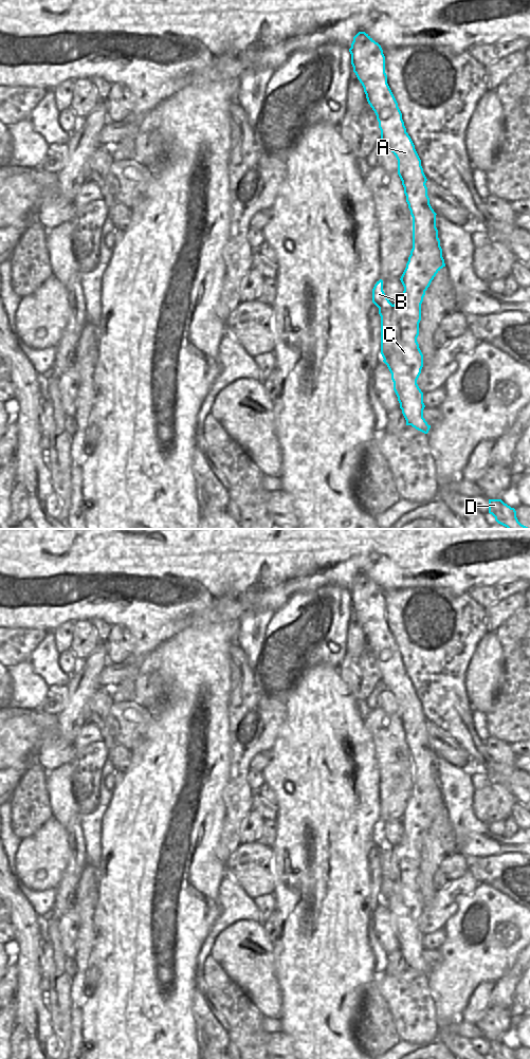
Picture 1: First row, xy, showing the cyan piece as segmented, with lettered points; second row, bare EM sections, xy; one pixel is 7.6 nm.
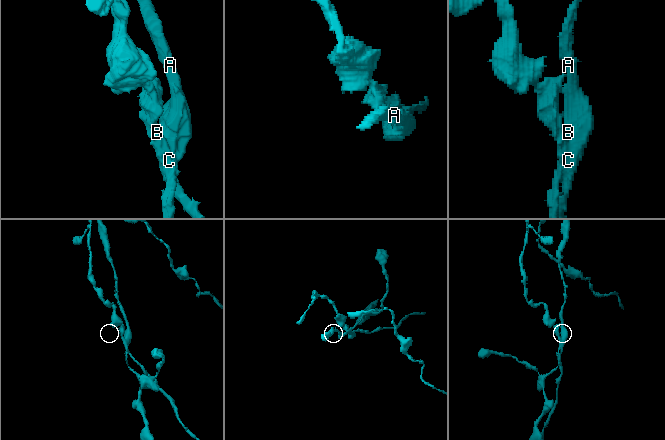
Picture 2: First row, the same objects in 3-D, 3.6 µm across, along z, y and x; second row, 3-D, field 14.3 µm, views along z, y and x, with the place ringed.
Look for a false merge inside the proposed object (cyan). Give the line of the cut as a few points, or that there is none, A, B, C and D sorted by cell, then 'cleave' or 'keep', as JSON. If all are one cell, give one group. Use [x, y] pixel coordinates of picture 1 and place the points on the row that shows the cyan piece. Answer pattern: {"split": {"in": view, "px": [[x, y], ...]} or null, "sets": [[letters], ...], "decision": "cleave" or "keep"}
{"split": {"in": "xy", "px": [[393, 305], [399, 338], [394, 353], [384, 359]]}, "sets": [["A", "C", "D"], ["B"]], "decision": "cleave"}

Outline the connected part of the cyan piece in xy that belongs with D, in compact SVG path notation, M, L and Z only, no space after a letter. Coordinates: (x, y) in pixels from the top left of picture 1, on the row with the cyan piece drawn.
M489 499L489 513L495 517L498 524L508 529L530 529L518 522L515 509L501 499Z

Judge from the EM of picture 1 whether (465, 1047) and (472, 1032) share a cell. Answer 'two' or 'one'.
two

